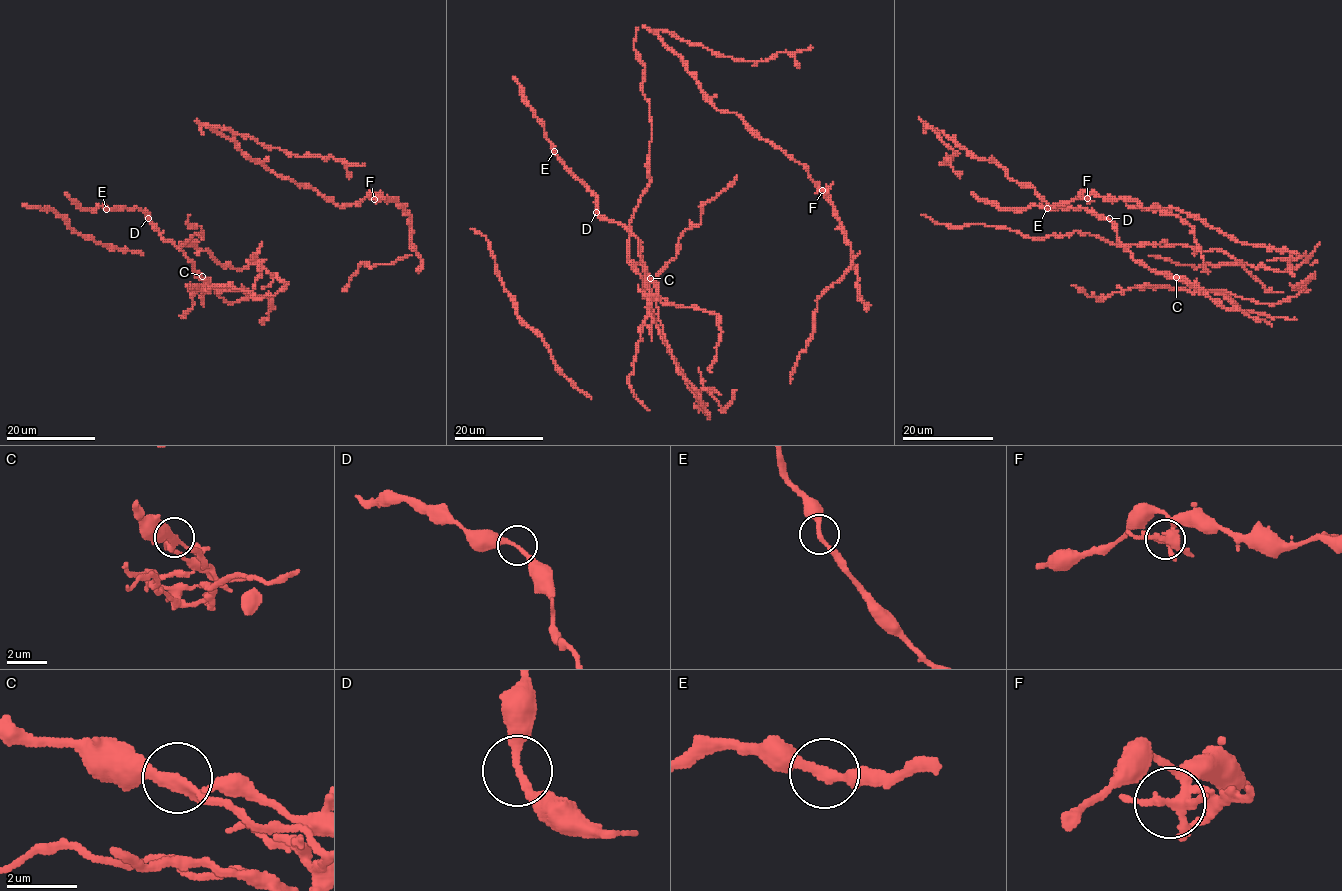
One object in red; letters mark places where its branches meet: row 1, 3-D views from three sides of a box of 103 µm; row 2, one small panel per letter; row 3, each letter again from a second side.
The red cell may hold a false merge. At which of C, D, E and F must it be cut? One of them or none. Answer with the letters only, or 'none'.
C

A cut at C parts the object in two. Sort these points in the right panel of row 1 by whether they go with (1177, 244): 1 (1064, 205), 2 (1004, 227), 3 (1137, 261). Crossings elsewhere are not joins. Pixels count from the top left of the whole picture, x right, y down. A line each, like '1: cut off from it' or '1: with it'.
1: cut off from it
2: with it
3: cut off from it

